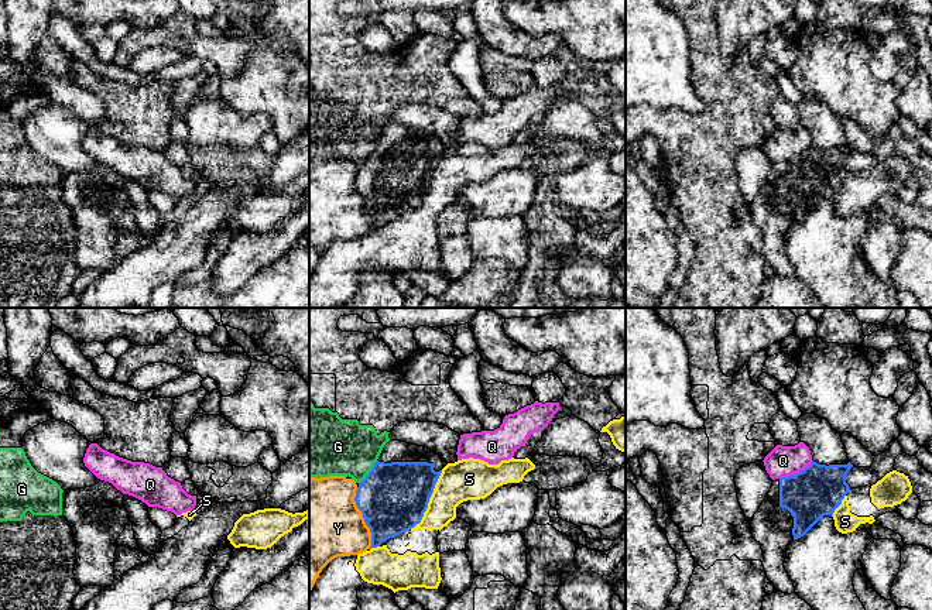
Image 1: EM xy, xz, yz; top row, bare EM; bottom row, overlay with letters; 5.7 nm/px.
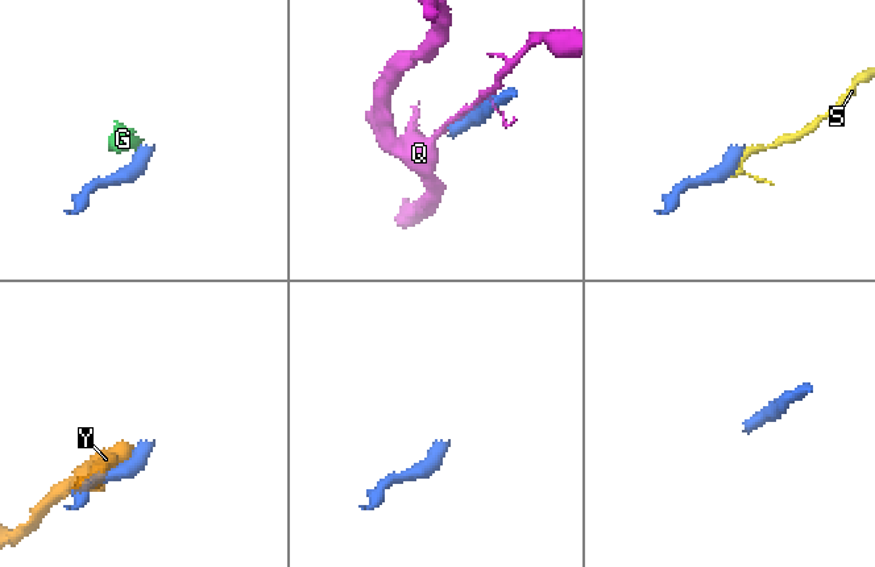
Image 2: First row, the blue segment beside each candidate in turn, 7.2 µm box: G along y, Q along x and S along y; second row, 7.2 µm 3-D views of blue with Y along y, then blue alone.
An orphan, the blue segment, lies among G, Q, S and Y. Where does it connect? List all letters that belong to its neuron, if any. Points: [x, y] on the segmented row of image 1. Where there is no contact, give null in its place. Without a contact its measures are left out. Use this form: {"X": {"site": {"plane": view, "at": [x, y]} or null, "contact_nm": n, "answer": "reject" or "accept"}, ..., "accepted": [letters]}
{"G": {"site": {"plane": "xz", "at": [369, 472]}, "contact_nm": 170, "answer": "reject"}, "Q": {"site": {"plane": "yz", "at": [797, 473]}, "contact_nm": 220, "answer": "reject"}, "S": {"site": {"plane": "xz", "at": [428, 501]}, "contact_nm": 380, "answer": "reject"}, "Y": {"site": {"plane": "xz", "at": [363, 517]}, "contact_nm": 360, "answer": "reject"}, "accepted": []}

